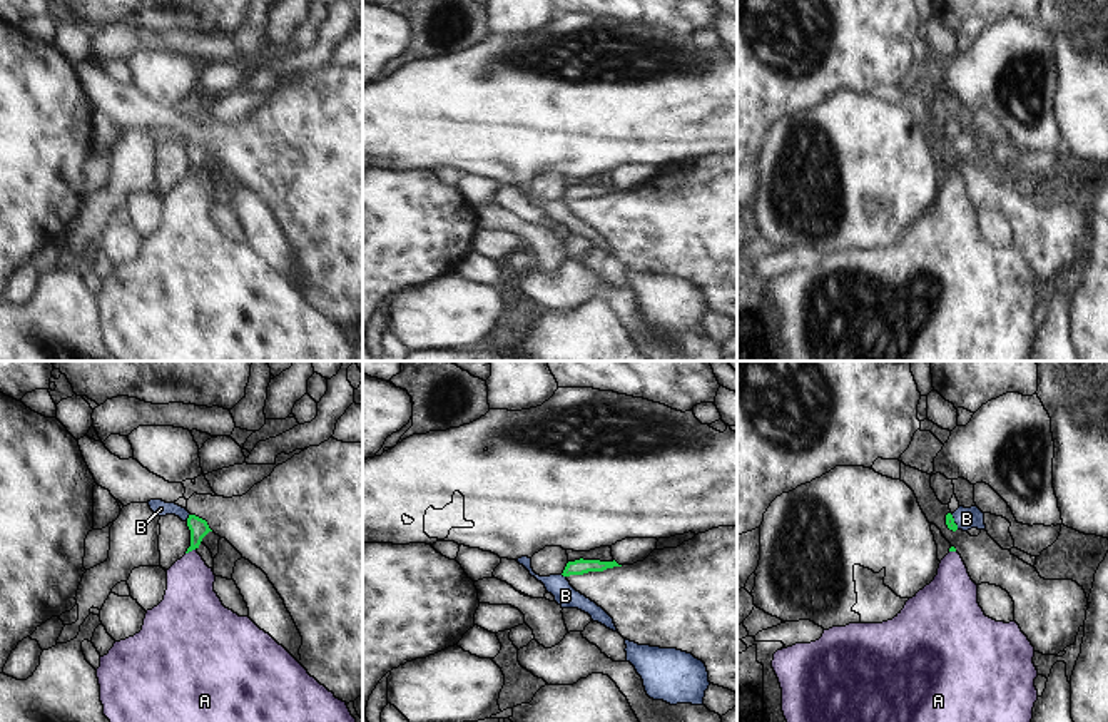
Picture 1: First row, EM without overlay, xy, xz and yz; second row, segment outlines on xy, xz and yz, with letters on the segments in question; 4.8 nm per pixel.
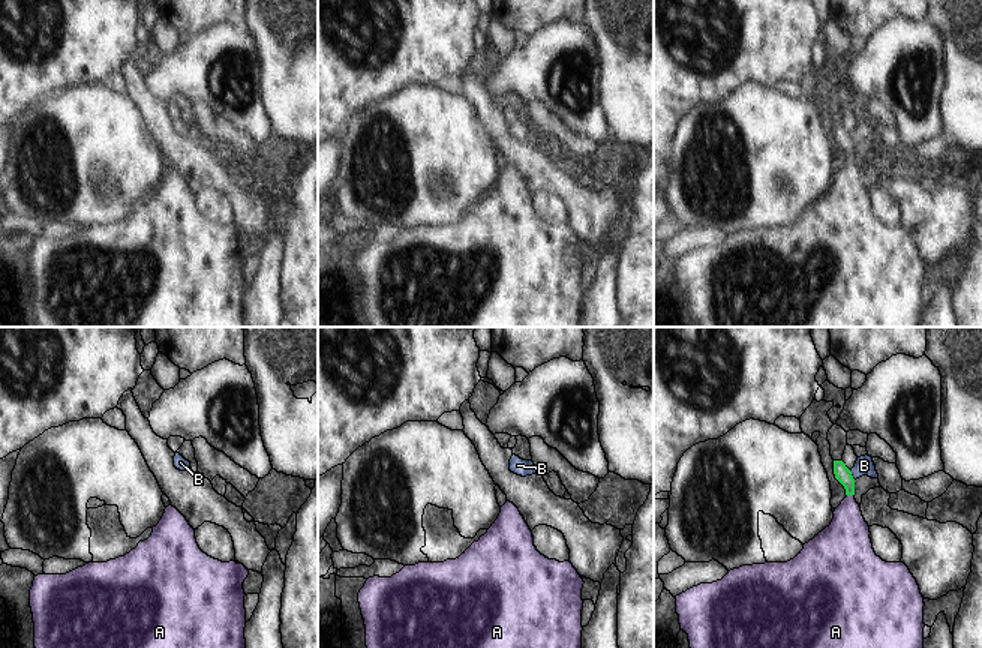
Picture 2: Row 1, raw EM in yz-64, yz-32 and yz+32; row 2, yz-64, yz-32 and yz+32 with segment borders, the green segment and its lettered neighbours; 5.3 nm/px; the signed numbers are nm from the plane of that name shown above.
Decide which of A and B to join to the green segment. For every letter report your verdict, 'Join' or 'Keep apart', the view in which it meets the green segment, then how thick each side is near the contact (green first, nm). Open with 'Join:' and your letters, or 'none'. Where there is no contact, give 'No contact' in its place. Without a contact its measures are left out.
Join: A
A: Join. Touches green in xy. Thickness 90 nm (green) against 260 nm
B: Keep apart. Touches green in xy. Thickness 90 nm (green) against 80 nm.

